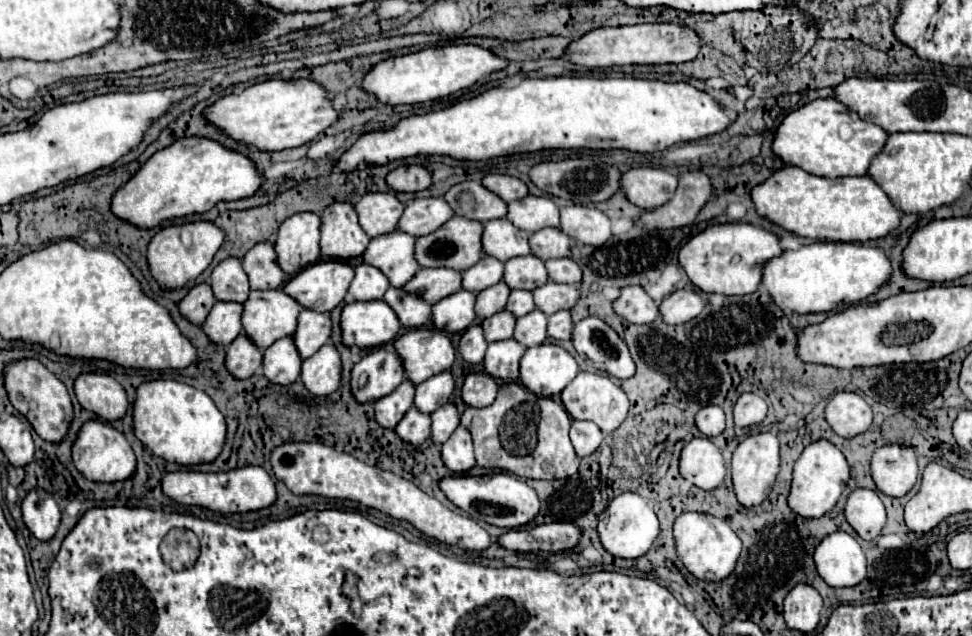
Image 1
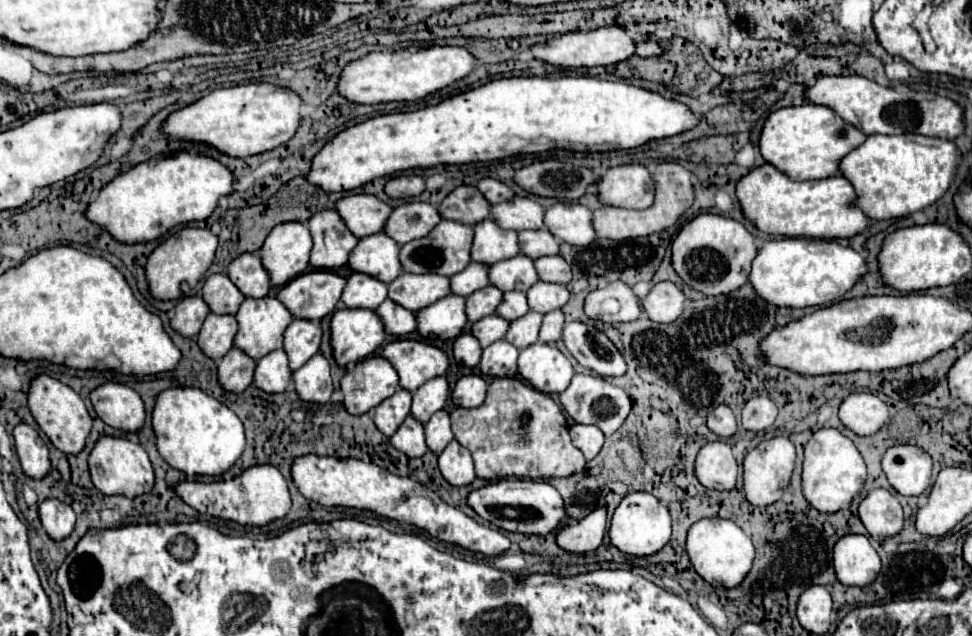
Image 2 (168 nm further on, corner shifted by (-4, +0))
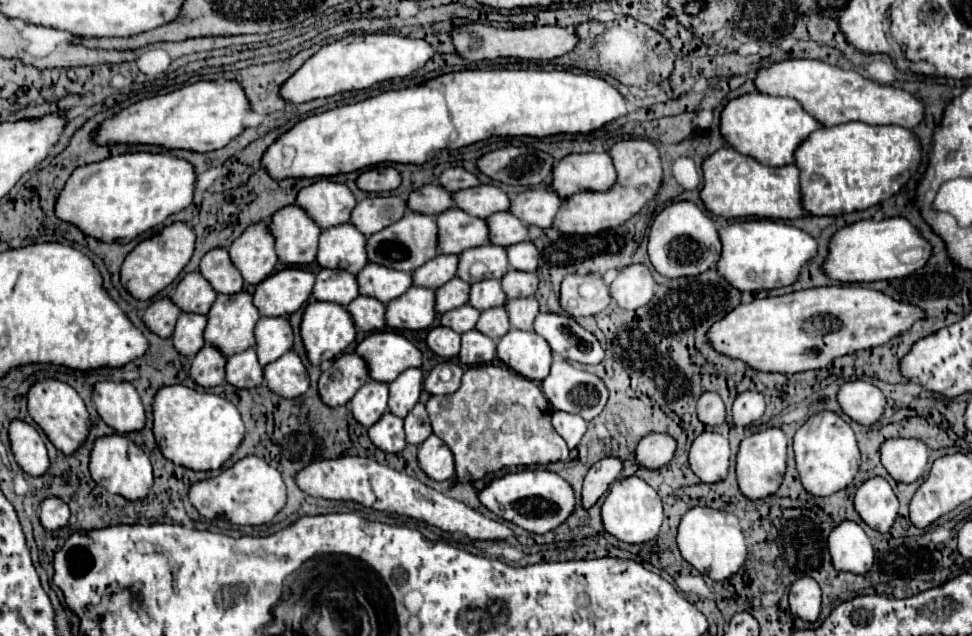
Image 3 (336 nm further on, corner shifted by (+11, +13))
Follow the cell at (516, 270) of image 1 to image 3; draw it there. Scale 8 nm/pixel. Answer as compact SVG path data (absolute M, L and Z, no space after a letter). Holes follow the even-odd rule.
M482 245L480 249L466 249L464 253L458 255L460 257L460 273L456 273L462 281L474 283L480 279L502 279L504 273L508 271L508 257L506 257L506 249L498 247L498 245ZM474 263L482 263L484 265L484 275L482 277L474 277L470 273L470 267Z

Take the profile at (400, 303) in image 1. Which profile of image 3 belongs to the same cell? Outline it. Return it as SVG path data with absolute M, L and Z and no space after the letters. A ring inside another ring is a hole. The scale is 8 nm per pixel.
M360 295L352 303L348 303L346 309L348 313L352 313L352 321L356 321L356 331L372 333L386 327L386 307L378 299Z

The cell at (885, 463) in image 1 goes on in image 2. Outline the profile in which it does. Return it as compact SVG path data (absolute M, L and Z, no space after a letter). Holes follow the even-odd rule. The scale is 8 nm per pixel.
M891 446L883 456L883 472L901 496L919 496L931 482L931 456L919 446Z

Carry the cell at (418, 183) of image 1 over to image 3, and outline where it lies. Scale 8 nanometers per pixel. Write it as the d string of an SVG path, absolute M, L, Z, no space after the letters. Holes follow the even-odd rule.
M376 167L358 175L356 187L368 193L394 191L400 185L400 175L394 167Z

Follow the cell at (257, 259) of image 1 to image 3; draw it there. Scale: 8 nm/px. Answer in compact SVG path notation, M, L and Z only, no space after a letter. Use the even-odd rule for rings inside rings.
M226 249L208 251L200 261L200 275L212 285L212 289L216 289L216 293L234 295L244 287L244 279L232 265Z

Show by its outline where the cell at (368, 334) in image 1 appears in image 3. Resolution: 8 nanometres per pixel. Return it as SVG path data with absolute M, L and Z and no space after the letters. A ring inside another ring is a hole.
M314 301L304 309L300 335L312 365L340 355L356 337L350 313L336 303Z

